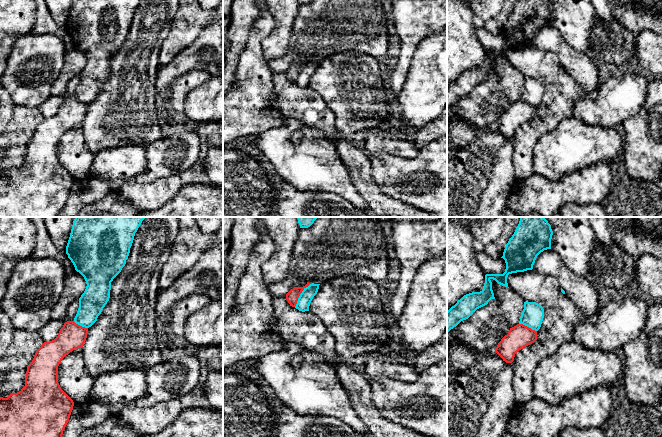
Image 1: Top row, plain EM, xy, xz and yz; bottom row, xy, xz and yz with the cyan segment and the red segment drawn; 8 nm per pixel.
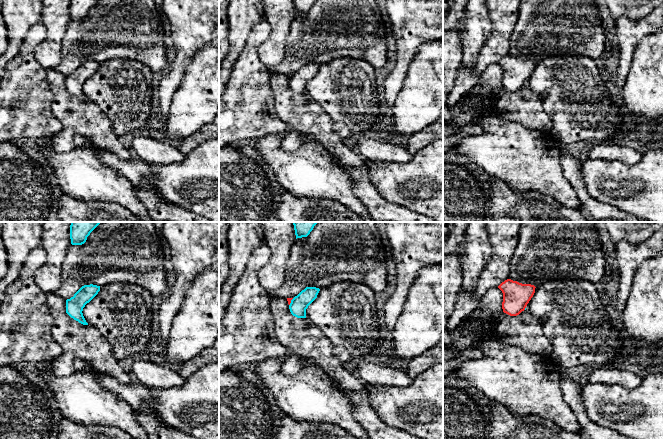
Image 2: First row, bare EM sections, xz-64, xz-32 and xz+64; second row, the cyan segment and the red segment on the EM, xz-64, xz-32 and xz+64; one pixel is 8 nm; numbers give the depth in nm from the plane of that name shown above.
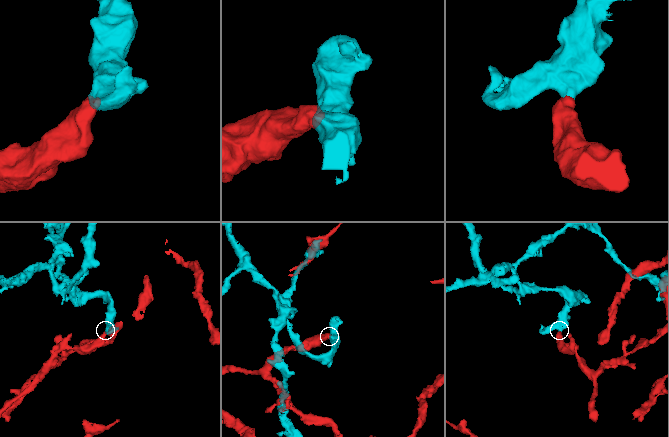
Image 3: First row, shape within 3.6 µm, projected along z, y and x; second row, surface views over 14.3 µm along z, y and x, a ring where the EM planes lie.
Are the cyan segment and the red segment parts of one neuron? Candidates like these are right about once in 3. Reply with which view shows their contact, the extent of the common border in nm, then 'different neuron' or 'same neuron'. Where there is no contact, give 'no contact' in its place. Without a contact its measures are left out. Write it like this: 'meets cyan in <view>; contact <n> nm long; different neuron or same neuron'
meets cyan in xz; contact 240 nm long; different neuron

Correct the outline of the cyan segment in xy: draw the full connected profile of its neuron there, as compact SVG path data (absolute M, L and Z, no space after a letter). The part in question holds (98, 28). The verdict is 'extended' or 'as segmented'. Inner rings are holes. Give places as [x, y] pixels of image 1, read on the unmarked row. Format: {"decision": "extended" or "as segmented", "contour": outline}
{"decision": "as segmented", "contour": "M73 0L66 30L86 57L74 98L89 104L110 74L111 58L128 35L141 0Z"}

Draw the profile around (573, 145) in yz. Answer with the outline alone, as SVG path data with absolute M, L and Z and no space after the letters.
M571 116L543 135L536 143L533 155L533 173L557 182L564 175L580 171L598 162L613 161L622 156L624 139L614 128L590 126Z

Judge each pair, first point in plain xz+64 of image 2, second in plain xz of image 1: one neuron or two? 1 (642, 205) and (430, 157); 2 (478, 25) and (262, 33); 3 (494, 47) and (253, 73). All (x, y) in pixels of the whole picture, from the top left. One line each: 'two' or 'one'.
1: one
2: one
3: two

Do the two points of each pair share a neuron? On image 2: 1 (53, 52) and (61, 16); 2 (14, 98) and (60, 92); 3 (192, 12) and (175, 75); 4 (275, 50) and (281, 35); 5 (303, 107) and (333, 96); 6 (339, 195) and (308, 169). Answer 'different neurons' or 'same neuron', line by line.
1: same neuron
2: different neurons
3: same neuron
4: same neuron
5: different neurons
6: same neuron

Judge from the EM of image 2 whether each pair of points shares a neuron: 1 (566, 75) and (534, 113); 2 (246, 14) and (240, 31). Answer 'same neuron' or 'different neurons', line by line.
1: different neurons
2: same neuron

